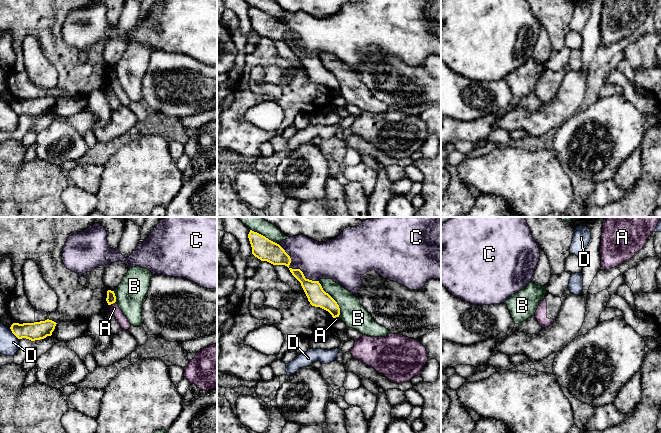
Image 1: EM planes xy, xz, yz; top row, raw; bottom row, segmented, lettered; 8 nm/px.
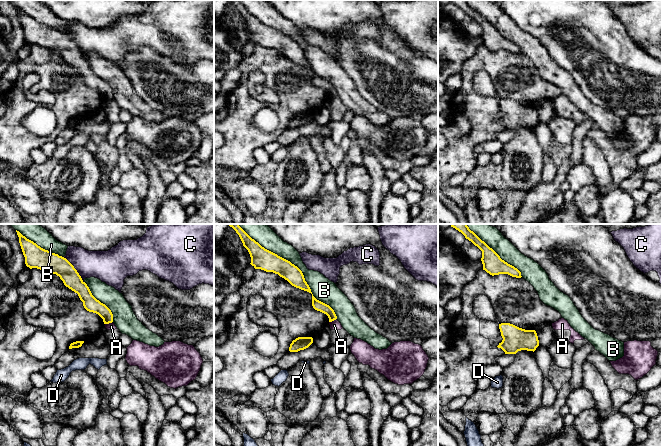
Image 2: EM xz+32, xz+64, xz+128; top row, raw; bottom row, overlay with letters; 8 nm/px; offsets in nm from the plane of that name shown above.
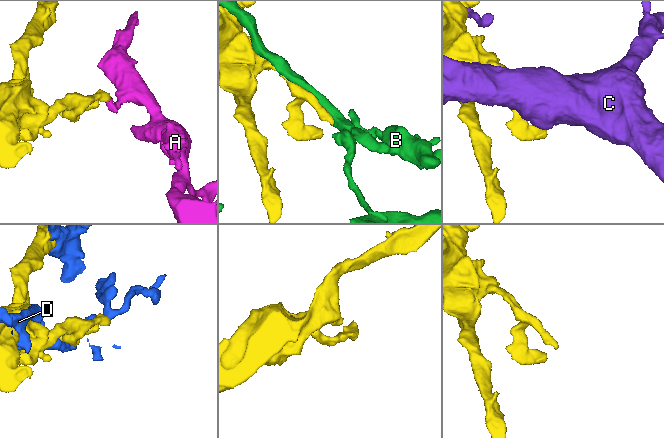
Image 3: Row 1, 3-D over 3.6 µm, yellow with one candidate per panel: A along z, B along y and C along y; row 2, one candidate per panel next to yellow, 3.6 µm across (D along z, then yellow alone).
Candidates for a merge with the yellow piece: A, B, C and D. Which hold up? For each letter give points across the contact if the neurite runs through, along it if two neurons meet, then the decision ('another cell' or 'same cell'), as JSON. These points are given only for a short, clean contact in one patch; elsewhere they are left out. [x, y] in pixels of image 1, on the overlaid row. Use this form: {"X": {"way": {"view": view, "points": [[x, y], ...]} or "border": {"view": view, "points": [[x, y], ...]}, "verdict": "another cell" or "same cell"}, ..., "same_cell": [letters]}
{"A": {"border": {"view": "xy", "points": [[115, 301], [109, 305]]}, "verdict": "another cell"}, "B": {"verdict": "another cell"}, "C": {"verdict": "another cell"}, "D": {"verdict": "another cell"}, "same_cell": []}

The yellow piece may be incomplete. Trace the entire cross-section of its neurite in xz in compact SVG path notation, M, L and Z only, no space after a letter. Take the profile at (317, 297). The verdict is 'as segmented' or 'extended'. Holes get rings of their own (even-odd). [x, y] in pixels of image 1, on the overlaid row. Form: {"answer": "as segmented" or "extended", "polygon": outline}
{"answer": "as segmented", "polygon": "M289 268L292 275L301 283L301 286L312 306L328 311L333 318L339 317L340 308L337 302L326 293L319 281L306 279L300 269Z"}

